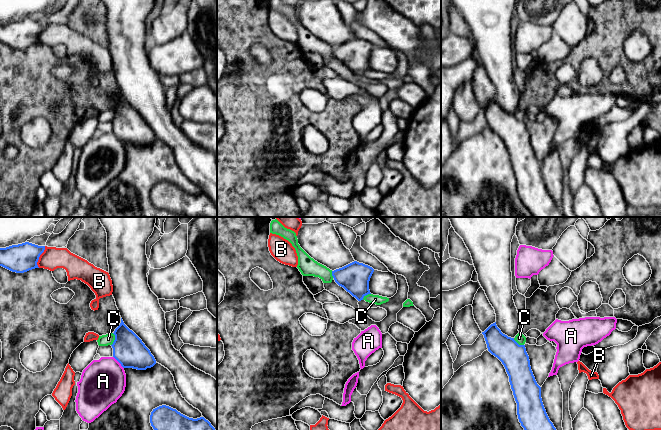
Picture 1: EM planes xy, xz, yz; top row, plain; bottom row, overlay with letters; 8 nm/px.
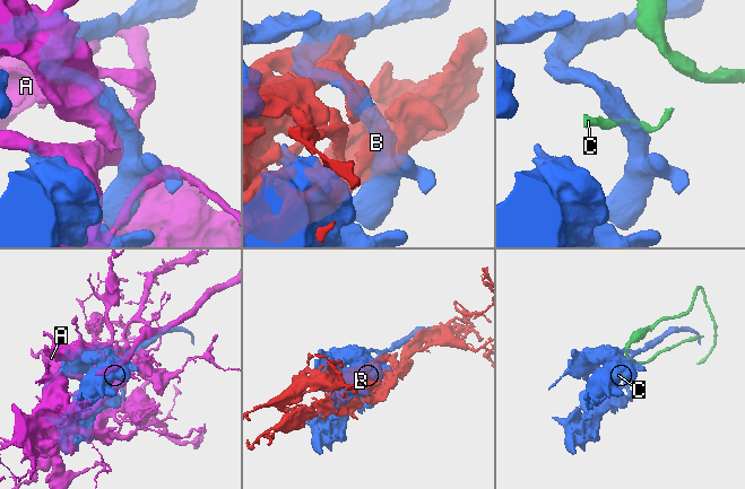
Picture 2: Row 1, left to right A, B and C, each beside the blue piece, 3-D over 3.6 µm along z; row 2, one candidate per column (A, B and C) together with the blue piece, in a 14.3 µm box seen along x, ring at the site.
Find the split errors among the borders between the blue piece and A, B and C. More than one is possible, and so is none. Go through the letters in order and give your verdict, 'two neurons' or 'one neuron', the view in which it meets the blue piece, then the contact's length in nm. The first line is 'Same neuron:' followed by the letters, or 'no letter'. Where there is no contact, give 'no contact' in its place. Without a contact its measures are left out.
Same neuron: C
A: two neurons | xy | 130 nm
B: two neurons | xy | 190 nm
C: one neuron | xy | 110 nm

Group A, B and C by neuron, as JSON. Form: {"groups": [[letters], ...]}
{"groups": [["A"], ["B"], ["C"]]}

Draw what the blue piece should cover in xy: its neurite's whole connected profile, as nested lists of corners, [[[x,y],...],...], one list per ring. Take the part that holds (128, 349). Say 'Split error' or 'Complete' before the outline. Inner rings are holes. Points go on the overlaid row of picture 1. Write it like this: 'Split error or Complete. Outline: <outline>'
Complete. Outline: [[[121,318],[120,325],[115,329],[115,340],[111,345],[113,357],[123,368],[146,370],[156,364],[154,356],[142,340],[130,330]]]

